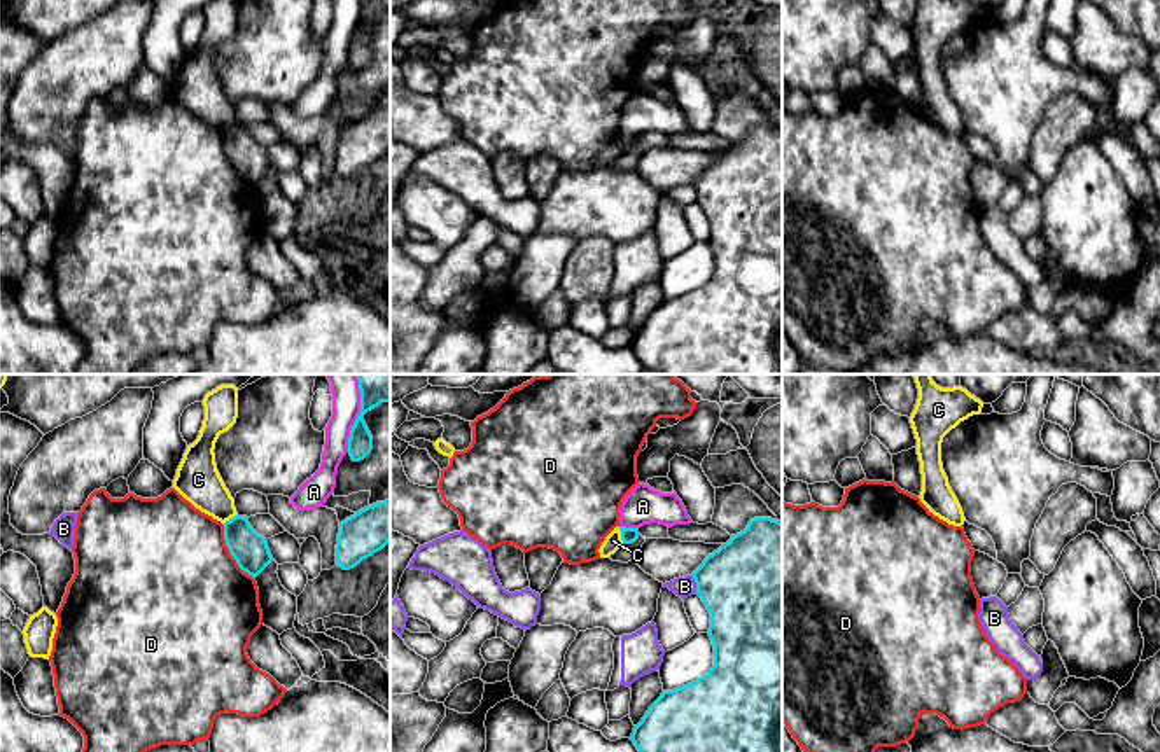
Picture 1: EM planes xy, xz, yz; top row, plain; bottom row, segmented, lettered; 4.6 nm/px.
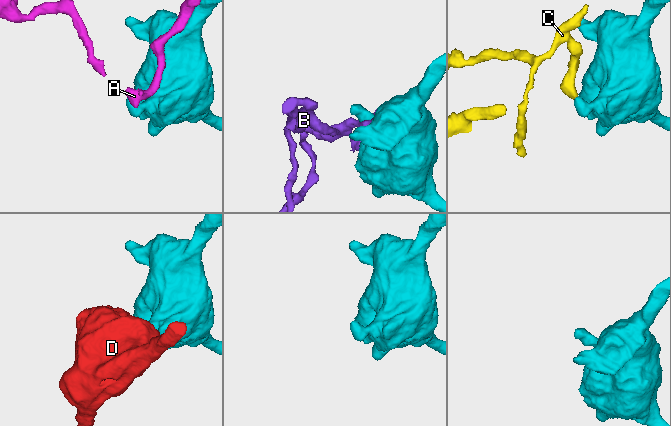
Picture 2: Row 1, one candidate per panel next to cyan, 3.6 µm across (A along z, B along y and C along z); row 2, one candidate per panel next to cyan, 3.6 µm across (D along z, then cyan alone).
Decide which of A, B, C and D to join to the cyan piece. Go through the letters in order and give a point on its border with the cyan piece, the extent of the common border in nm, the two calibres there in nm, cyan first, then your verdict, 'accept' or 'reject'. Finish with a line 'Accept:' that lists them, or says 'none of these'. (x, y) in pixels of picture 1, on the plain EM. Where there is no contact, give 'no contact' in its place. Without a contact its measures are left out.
A: xy (356, 30) | 280 nm | 110/130 nm | reject
B: xz (695, 189) | 90 nm | 440/100 nm | reject
C: xz (621, 144) | 80 nm | 70/80 nm | reject
D: xy (230, 160) | 300 nm | 160/500 nm | reject
Accept: none of these

